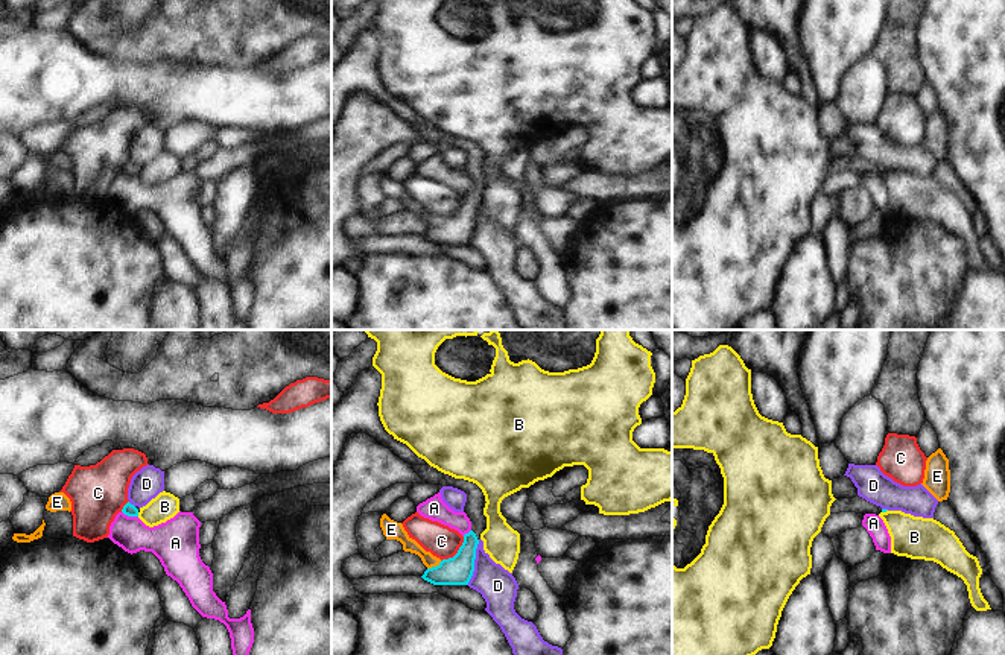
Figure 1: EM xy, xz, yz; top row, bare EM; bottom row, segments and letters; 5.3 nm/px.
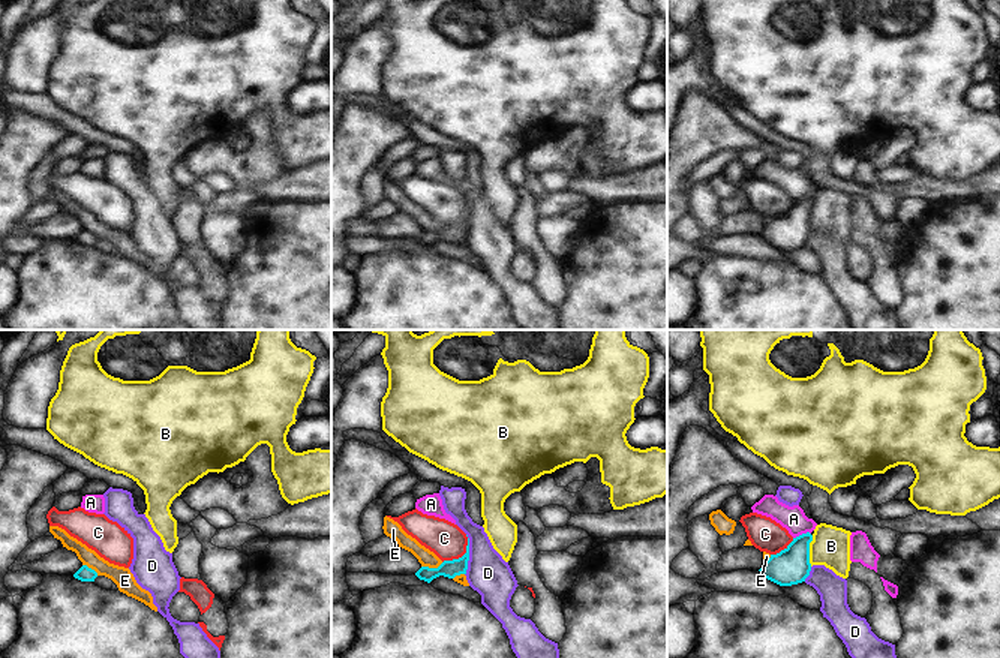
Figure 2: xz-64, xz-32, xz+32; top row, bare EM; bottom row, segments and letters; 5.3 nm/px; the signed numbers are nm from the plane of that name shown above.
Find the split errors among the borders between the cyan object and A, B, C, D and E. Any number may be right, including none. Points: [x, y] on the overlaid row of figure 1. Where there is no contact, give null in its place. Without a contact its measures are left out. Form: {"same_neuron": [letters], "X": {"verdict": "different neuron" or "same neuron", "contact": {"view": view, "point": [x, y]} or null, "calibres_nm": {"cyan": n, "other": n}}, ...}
{"same_neuron": [], "A": {"verdict": "different neuron", "contact": {"view": "xy", "point": [129, 515]}, "calibres_nm": {"cyan": 70, "other": 220}}, "B": {"verdict": "different neuron", "contact": {"view": "xy", "point": [137, 514]}, "calibres_nm": {"cyan": 70, "other": 140}}, "C": {"verdict": "different neuron", "contact": {"view": "xz", "point": [458, 552]}, "calibres_nm": {"cyan": 160, "other": 170}}, "D": {"verdict": "different neuron", "contact": {"view": "xz", "point": [473, 563]}, "calibres_nm": {"cyan": 160, "other": 190}}, "E": {"verdict": "different neuron", "contact": {"view": "xz", "point": [434, 567]}, "calibres_nm": {"cyan": 160, "other": 70}}}

